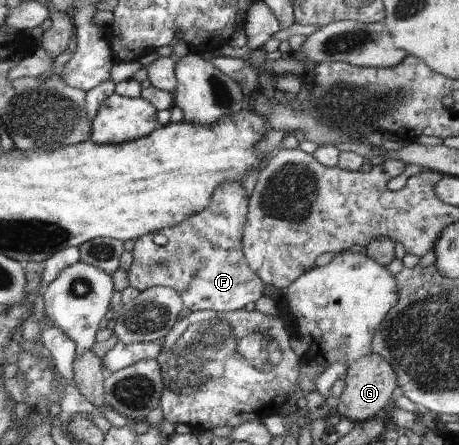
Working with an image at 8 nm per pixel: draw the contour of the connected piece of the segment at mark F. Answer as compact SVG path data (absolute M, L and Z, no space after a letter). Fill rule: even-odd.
M229 180L220 185L214 191L214 197L209 207L199 213L194 213L182 223L173 227L165 227L159 231L149 233L134 241L133 261L128 270L130 286L139 289L140 292L155 286L170 287L179 292L184 307L191 311L213 310L223 311L244 311L247 303L257 301L265 295L265 283L251 271L248 261L242 252L242 229L246 222L248 212L249 195L242 186L241 181ZM159 233L167 237L167 245L157 245L153 242L154 236Z

